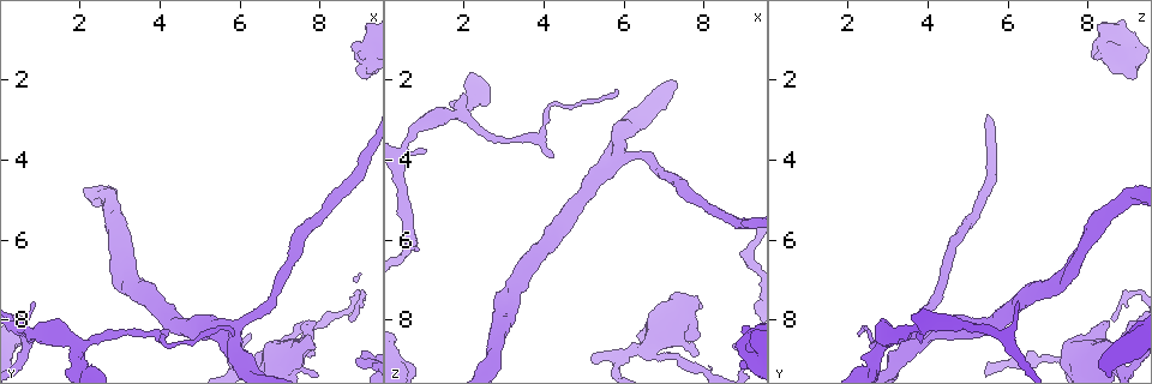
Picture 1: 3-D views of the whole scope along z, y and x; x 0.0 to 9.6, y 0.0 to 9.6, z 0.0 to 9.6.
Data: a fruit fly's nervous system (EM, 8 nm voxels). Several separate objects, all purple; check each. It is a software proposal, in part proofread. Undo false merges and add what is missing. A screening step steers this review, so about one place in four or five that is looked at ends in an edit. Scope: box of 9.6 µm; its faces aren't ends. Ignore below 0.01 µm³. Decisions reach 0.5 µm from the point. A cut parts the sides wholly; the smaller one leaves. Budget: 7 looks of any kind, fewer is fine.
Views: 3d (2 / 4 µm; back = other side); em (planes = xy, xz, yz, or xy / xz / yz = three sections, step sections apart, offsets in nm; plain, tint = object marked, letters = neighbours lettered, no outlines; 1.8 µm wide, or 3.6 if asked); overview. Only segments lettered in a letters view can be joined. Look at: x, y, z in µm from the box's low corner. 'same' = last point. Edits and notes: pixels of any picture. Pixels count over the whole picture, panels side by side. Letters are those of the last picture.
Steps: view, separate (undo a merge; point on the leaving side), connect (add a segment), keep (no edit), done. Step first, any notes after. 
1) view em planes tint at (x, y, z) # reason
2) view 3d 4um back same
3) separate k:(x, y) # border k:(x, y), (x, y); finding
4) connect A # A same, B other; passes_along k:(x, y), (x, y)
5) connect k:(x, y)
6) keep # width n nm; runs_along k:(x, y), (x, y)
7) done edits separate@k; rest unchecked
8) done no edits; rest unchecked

view 3d 2um at (1.05, 8.30, 3.80) # tapers out

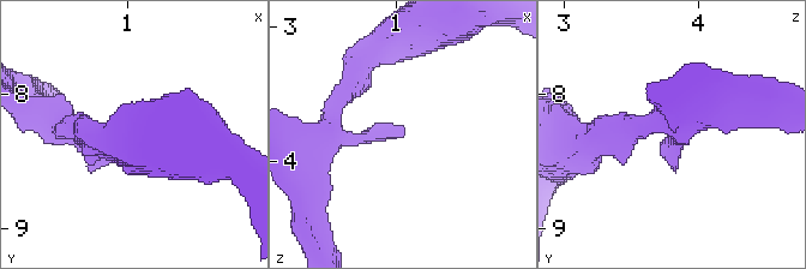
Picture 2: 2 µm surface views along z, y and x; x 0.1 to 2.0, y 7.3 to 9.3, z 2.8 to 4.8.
view em planes letters at (1.08, 8.34, 3.76) # shape alone is not enough

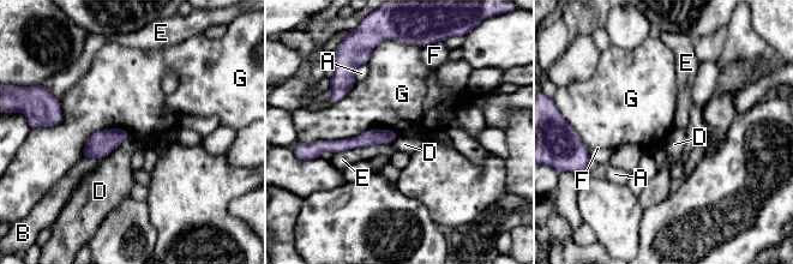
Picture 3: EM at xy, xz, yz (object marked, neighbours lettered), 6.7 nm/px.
keep # A other, B other, D other, E other, F other, G other; runs_along 3:(394, 134), (329, 146); none of them fits

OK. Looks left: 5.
view 3d 4um at (7.80, 8.05, 8.55) # an open end

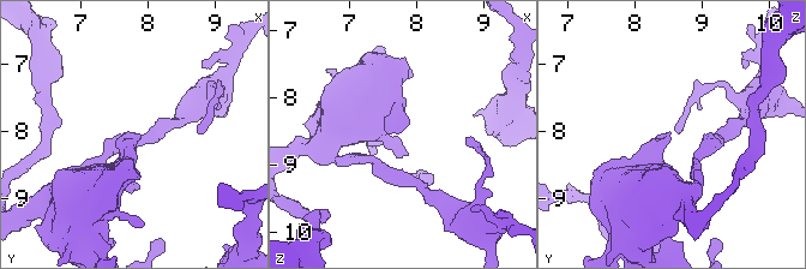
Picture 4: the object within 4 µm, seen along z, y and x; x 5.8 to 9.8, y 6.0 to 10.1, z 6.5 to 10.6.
view em xy step 8 letters at (7.80, 8.05, 8.50) # need the tissue

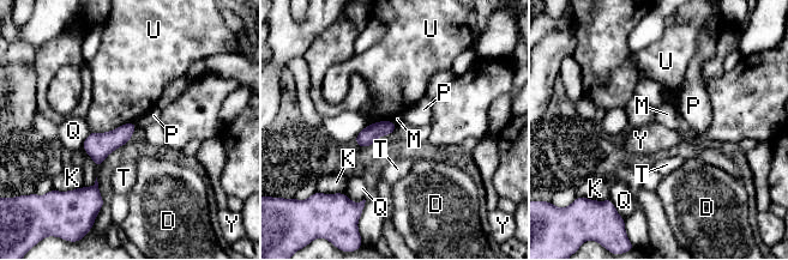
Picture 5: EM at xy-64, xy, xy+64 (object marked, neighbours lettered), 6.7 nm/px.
view em planes letters same

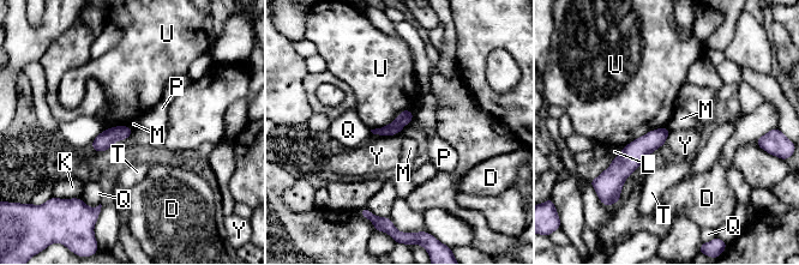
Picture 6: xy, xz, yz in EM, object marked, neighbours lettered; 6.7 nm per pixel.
keep # D other, K other, L other, M other, P other, Q other, T other, U other, Y other; no lettered segment goes on from it

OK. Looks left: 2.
view em 3.6um planes letters at (9.00, 1.30, 8.55) # sudden change in width

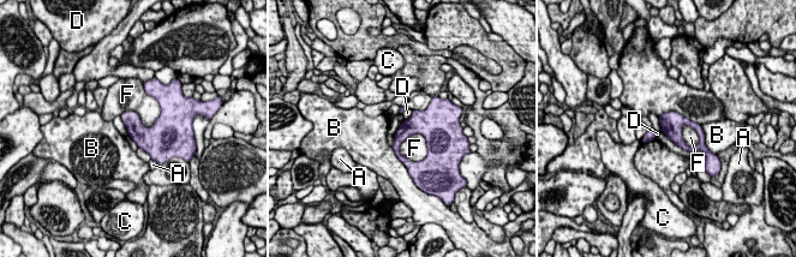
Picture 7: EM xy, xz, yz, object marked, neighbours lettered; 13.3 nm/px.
keep # A other, B other, C other, D other, F other; border 7:(161, 108), (150, 126), (120, 115); all the same neuron

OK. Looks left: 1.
done no edits; rest unchecked

